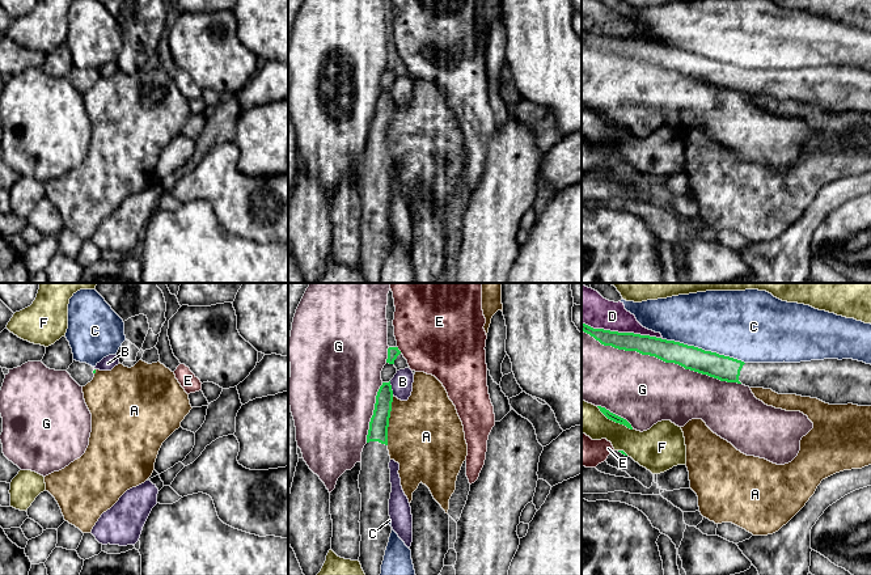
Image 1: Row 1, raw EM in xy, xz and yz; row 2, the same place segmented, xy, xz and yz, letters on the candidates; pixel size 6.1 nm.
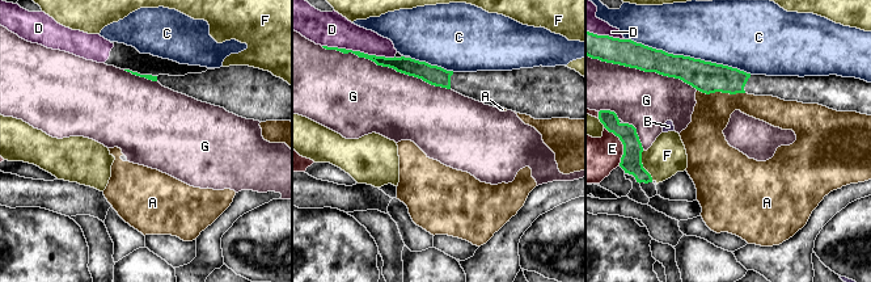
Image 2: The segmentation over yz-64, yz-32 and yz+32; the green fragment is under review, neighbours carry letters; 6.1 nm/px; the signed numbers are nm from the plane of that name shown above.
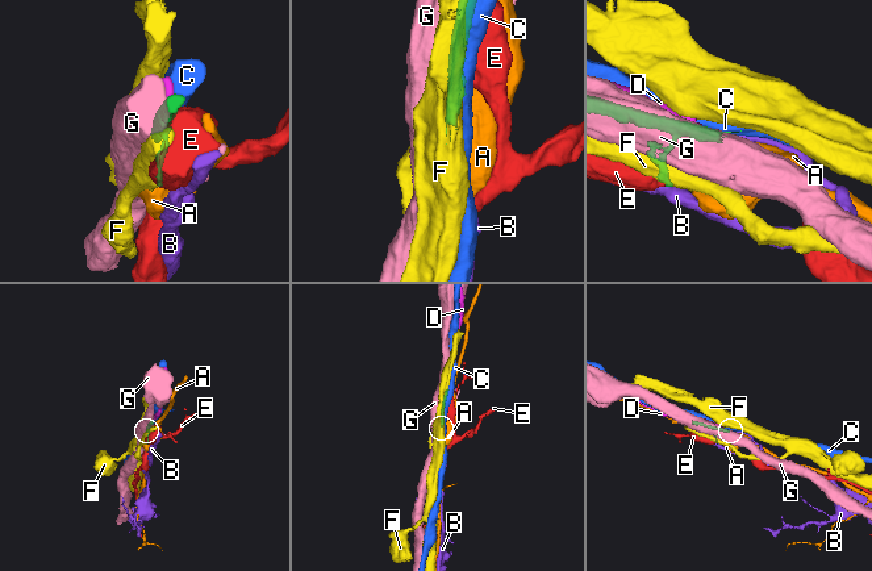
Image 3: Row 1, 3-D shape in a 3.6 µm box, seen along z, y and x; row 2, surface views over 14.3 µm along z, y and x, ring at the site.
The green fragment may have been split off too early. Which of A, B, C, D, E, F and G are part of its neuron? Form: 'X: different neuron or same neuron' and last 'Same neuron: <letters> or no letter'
A: different neuron
B: different neuron
C: different neuron
D: different neuron
E: different neuron
F: different neuron
G: different neuron
Same neuron: no letter

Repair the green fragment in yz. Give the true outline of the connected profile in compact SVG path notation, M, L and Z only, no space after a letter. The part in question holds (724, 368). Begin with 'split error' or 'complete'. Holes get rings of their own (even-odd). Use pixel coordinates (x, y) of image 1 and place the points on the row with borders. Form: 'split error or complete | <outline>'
split error | M582 324L582 330L604 346L655 356L665 363L675 363L685 369L707 375L720 381L737 382L749 388L771 389L778 394L817 398L829 405L853 403L871 406L871 364L863 362L853 359L824 359L800 363L744 363L716 352L656 337L593 329L585 324Z

